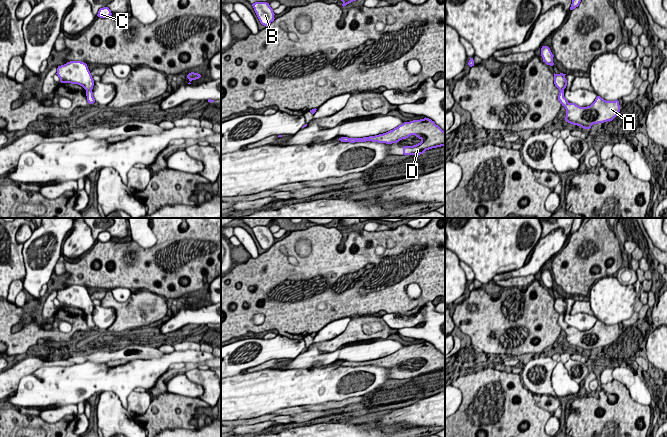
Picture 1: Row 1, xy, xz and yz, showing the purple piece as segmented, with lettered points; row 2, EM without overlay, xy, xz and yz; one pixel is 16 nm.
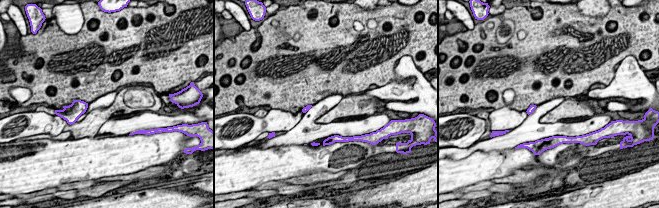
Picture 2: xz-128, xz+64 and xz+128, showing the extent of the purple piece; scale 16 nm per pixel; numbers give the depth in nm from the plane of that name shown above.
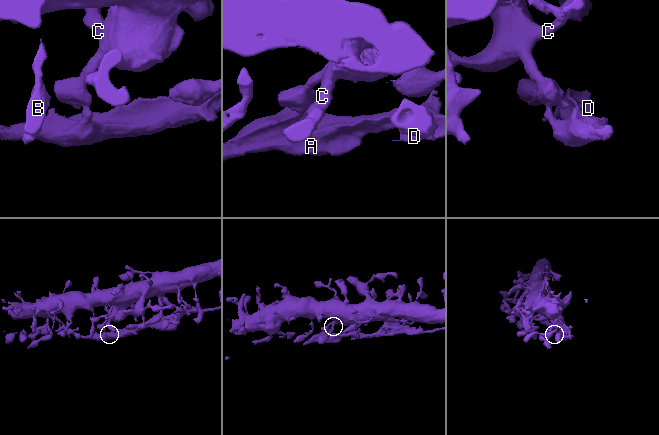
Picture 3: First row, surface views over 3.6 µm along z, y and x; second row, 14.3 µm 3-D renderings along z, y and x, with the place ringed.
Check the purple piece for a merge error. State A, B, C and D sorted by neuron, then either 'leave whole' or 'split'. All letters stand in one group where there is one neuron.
A D / B C; split

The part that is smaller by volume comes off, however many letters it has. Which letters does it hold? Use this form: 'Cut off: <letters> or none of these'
Cut off: A, D

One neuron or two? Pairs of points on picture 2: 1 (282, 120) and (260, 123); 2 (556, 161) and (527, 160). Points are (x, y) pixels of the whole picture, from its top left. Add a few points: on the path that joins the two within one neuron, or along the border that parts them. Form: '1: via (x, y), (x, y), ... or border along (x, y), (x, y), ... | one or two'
1: via (277, 120), (265, 123) | one
2: via (549, 159), (534, 160) | one

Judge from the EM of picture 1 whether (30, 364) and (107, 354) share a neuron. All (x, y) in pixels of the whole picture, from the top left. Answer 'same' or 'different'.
same

